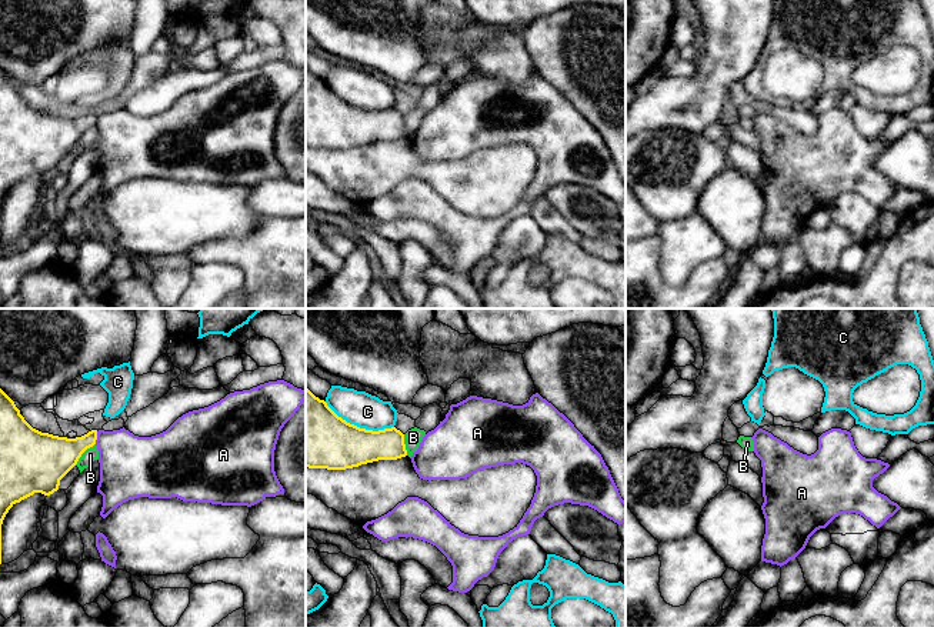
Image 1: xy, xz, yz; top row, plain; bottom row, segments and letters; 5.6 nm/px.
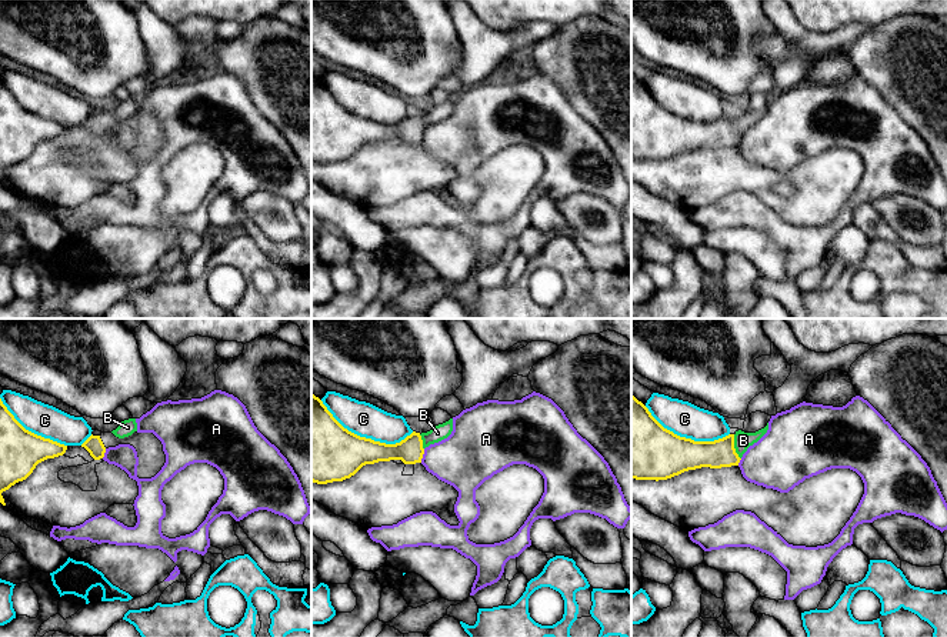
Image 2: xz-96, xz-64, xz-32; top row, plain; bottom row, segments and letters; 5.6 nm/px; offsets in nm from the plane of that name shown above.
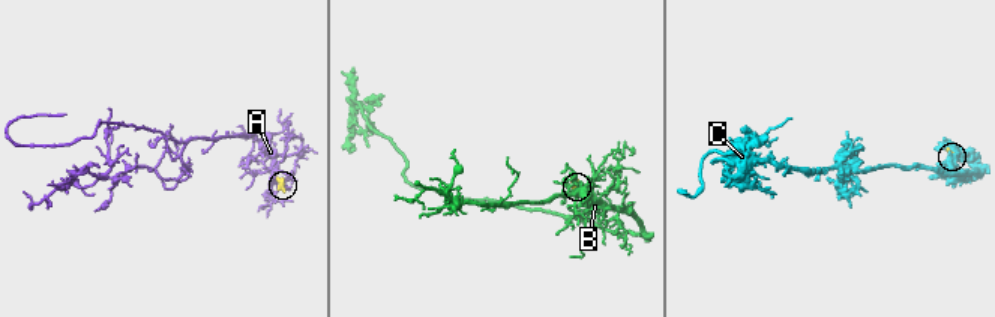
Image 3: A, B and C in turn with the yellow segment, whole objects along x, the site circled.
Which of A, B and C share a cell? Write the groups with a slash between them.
A / B / C

